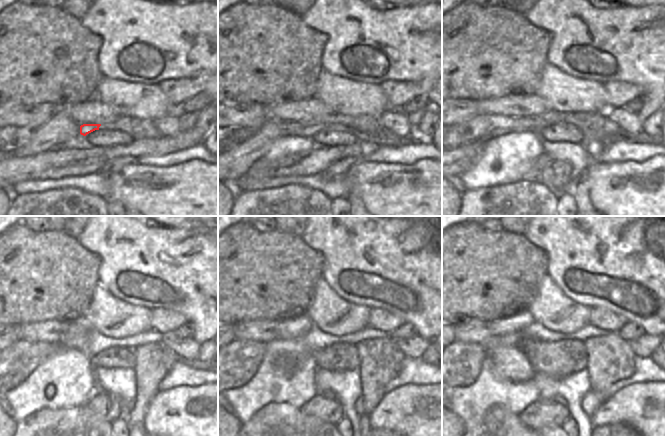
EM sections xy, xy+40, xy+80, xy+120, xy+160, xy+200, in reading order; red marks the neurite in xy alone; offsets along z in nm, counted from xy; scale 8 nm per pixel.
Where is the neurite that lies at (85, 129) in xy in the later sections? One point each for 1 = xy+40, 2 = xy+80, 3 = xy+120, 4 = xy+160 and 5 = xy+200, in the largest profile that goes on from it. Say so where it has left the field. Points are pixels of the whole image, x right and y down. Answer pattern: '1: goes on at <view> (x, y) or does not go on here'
1: goes on at xy+40 (289, 127)
2: goes on at xy+80 (482, 127)
3: goes on at xy+120 (18, 361)
4: goes on at xy+160 (238, 361)
5: goes on at xy+200 (462, 362)

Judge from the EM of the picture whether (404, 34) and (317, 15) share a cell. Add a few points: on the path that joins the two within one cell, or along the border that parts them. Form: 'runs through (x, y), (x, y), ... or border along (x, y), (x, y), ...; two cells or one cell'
runs through (382, 34), (365, 34), (357, 31), (339, 15); one cell

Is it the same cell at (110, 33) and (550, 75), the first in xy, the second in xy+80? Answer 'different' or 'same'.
different

